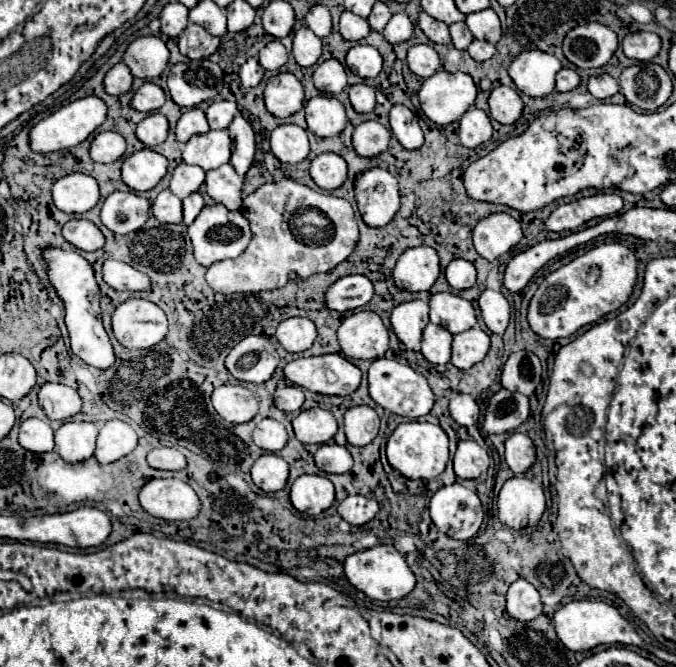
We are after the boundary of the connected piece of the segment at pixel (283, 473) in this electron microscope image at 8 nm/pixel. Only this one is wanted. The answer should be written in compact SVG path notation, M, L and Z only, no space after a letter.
M264 454L252 466L252 480L264 492L282 490L288 482L288 462L282 456Z

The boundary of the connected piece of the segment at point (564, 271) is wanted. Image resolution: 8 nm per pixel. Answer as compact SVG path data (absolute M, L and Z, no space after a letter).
M600 244L596 248L592 248L590 252L574 258L572 262L568 262L566 266L558 268L556 272L552 272L550 276L546 276L542 280L542 284L538 286L536 294L530 300L528 306L528 324L530 328L540 336L540 338L566 338L576 334L582 326L594 324L598 322L602 316L616 312L622 304L626 304L626 300L630 298L634 286L636 286L636 256L632 250L628 250L622 244Z

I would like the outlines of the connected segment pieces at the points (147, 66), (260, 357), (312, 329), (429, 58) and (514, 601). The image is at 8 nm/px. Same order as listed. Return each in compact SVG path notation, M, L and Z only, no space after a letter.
M144 36L128 46L124 54L124 64L130 68L130 72L136 78L150 80L150 78L158 78L166 70L168 58L170 58L170 50L160 38Z
M246 336L226 356L226 368L236 380L264 384L278 366L278 352L264 336Z
M288 318L276 328L276 340L288 352L304 352L316 340L316 326L308 318Z
M416 44L408 50L408 66L418 78L426 80L440 68L440 58L432 46Z
M516 580L510 584L508 594L506 594L506 610L522 622L534 620L542 614L542 602L538 590L526 582L526 580Z

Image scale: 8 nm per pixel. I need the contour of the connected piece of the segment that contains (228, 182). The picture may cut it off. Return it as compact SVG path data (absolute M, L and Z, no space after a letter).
M222 164L220 168L206 172L208 194L218 204L224 204L228 210L240 210L240 206L242 206L242 198L240 198L242 182L244 182L244 178L240 178L230 164Z

